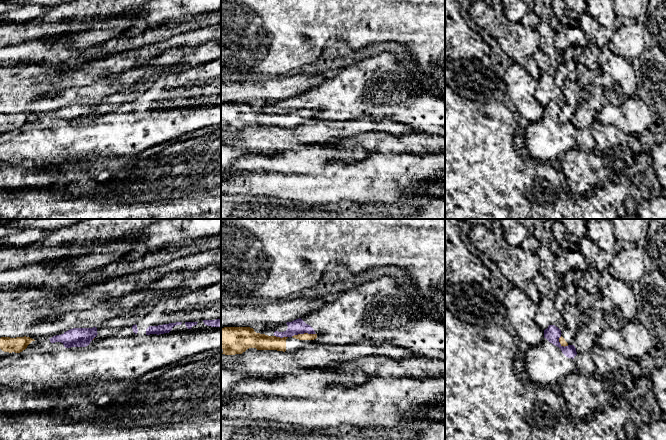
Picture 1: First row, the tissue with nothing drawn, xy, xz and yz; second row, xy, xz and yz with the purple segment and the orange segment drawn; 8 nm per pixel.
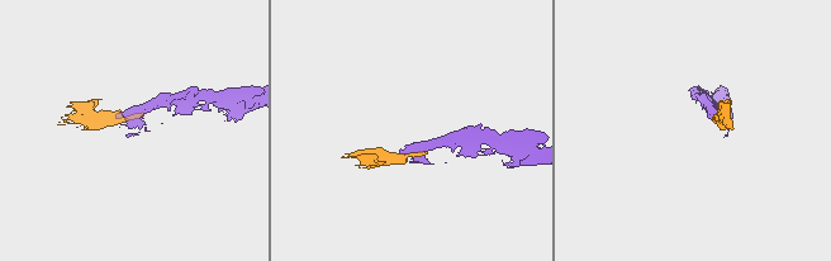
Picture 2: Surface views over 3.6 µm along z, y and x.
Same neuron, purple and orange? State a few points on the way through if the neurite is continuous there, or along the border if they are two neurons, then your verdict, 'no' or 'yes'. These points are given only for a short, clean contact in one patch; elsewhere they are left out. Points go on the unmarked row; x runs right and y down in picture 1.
along xz (315, 109), (298, 109), (291, 112) | no

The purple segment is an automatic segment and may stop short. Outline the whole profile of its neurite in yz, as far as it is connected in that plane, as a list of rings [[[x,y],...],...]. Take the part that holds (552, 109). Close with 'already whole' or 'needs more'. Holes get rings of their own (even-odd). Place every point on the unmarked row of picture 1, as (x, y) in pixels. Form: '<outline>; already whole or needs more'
[[[549,101],[544,106],[542,119],[529,123],[522,133],[529,152],[529,159],[547,162],[560,158],[564,153],[576,147],[574,133],[577,131],[574,121],[562,122],[559,118],[561,106]]]; needs more

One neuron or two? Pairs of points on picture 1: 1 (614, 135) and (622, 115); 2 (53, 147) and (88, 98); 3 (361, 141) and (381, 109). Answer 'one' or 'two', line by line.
1: two
2: two
3: two

